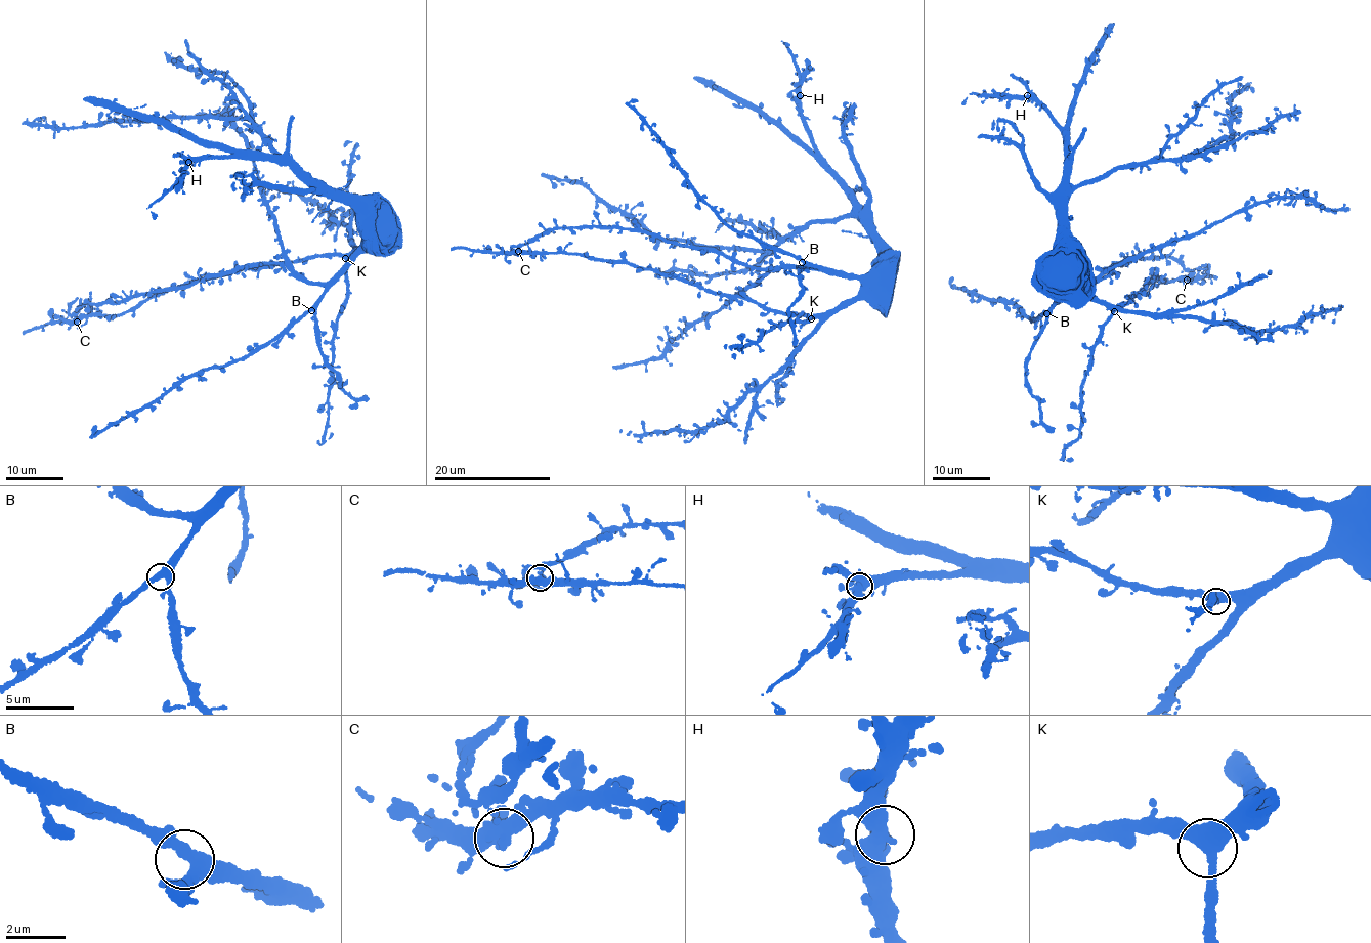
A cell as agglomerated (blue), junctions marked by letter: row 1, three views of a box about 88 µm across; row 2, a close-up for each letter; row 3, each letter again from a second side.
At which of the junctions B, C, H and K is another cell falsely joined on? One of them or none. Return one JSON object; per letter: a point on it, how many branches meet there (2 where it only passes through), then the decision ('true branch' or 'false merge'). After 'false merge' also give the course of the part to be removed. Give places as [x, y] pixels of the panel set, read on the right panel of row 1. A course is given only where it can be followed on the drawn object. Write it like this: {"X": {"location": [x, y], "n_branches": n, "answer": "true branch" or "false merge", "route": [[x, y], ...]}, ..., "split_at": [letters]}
{"B": {"location": [1046, 313], "n_branches": 3, "answer": "true branch"}, "C": {"location": [1187, 280], "n_branches": 3, "answer": "true branch"}, "H": {"location": [1027, 95], "n_branches": 3, "answer": "true branch"}, "K": {"location": [1114, 311], "n_branches": 3, "answer": "true branch"}, "split_at": []}

